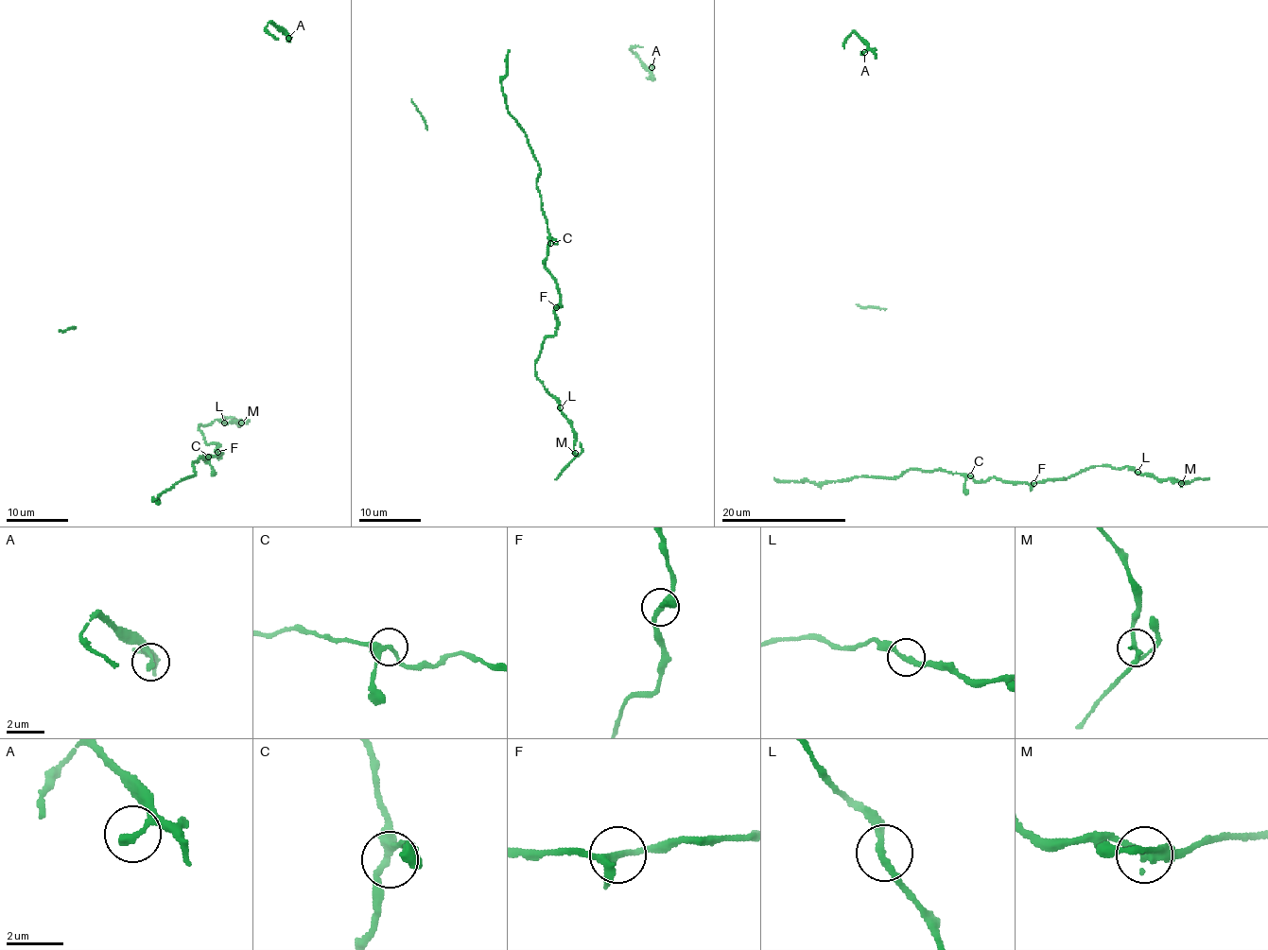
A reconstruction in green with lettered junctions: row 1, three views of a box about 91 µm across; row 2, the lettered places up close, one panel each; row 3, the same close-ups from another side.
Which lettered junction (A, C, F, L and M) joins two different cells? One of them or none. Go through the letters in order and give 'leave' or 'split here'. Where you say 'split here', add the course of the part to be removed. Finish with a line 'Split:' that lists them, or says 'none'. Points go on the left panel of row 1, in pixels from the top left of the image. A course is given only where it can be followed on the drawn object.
A: leave
C: leave
F: leave
L: leave
M: split here; foreign part runs (242, 423), (222, 418)
Split: M

